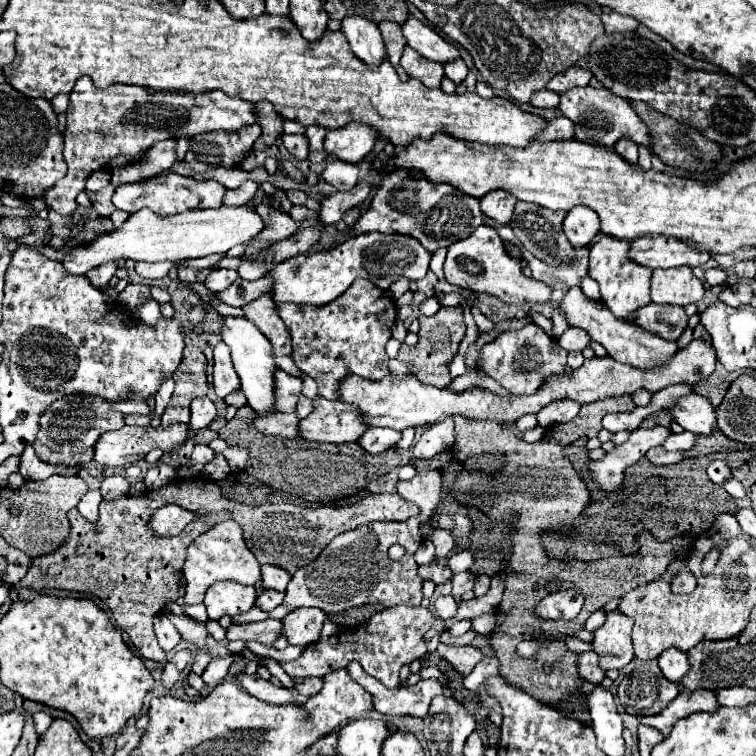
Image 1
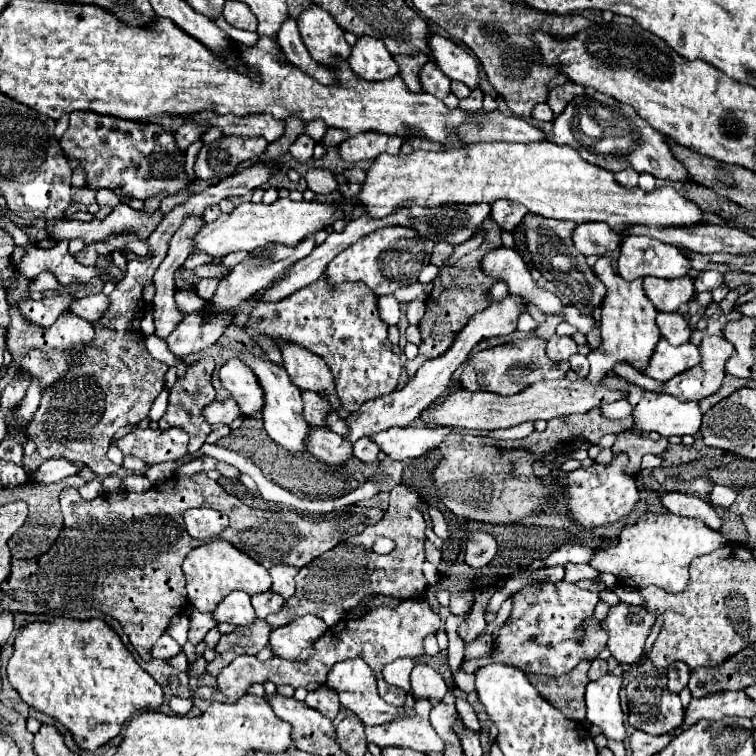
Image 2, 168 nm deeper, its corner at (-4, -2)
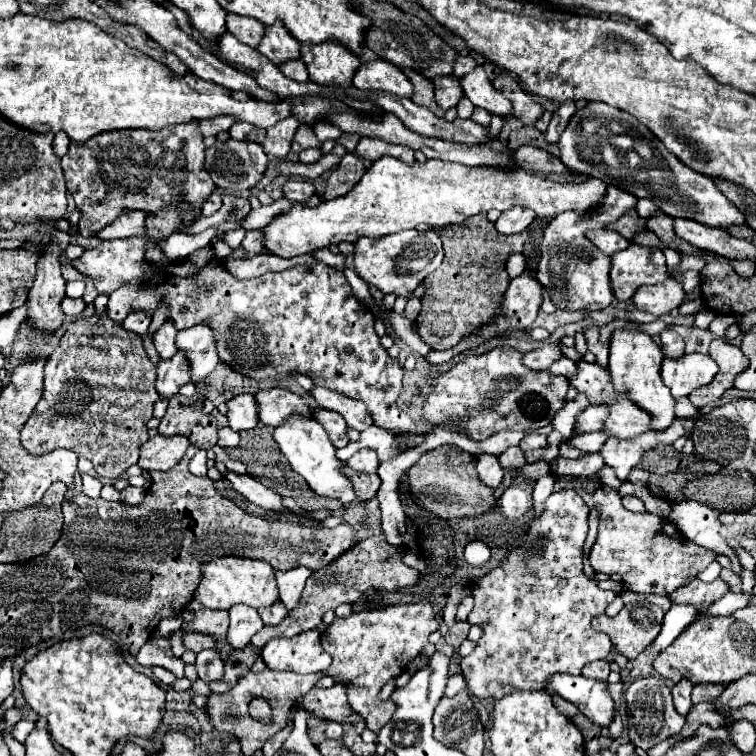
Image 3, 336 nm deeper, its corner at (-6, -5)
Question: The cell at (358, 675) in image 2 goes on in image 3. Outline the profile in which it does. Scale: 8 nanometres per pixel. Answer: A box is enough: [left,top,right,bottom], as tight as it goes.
[296,682,366,734]

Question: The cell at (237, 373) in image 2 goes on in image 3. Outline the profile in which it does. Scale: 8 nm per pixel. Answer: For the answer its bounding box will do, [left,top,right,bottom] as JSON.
[254,388,310,426]

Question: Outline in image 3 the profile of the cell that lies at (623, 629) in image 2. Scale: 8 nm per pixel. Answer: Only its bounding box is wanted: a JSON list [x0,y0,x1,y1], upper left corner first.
[592,604,664,660]

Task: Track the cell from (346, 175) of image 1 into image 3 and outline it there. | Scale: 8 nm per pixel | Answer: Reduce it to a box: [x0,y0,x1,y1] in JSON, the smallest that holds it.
[284,180,316,202]

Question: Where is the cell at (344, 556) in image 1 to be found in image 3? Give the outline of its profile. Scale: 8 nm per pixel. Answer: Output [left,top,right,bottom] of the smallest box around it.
[252,534,420,648]

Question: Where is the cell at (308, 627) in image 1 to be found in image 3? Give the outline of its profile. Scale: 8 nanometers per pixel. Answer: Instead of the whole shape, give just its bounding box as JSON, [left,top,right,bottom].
[262,630,330,674]

